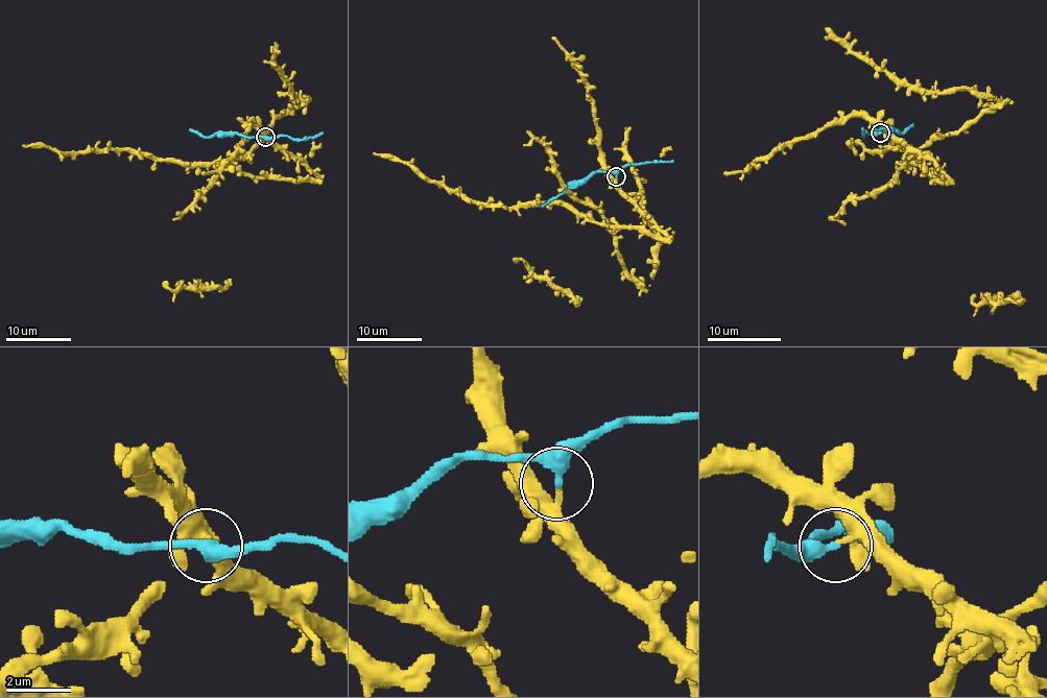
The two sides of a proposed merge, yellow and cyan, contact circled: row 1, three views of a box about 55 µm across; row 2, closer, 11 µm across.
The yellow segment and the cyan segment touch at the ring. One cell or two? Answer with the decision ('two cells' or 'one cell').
two cells

